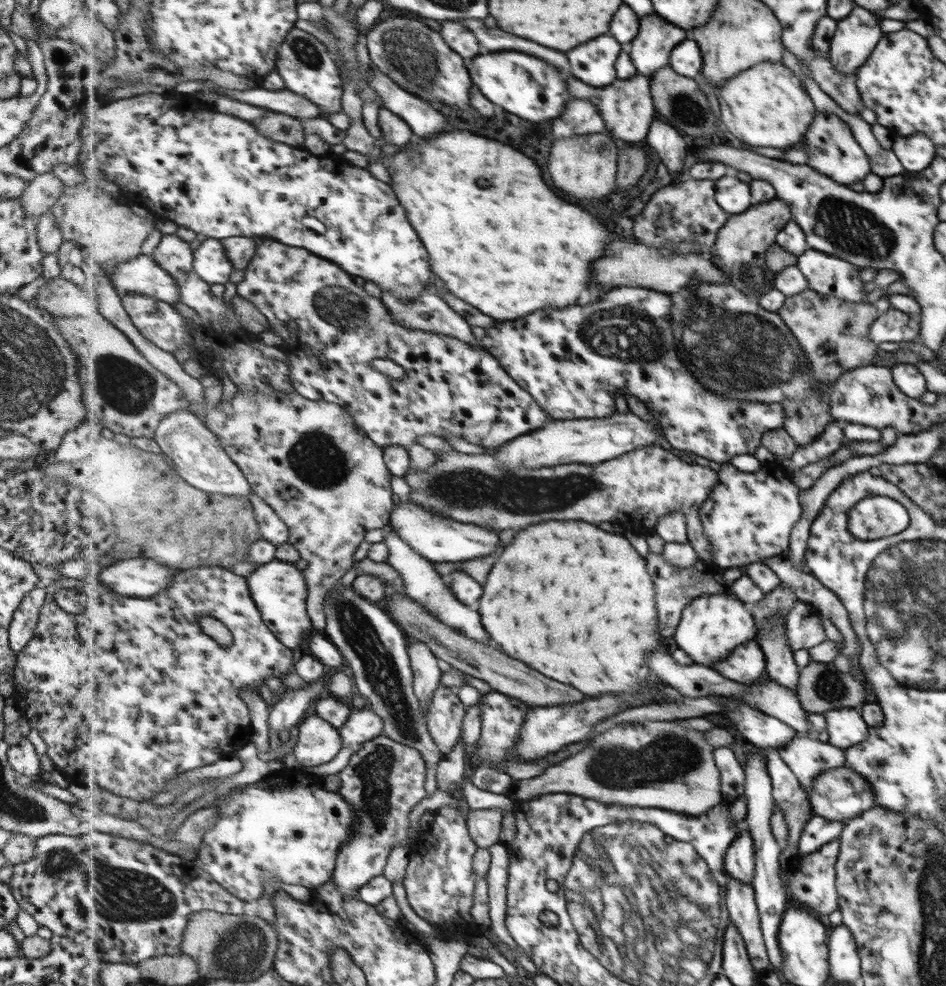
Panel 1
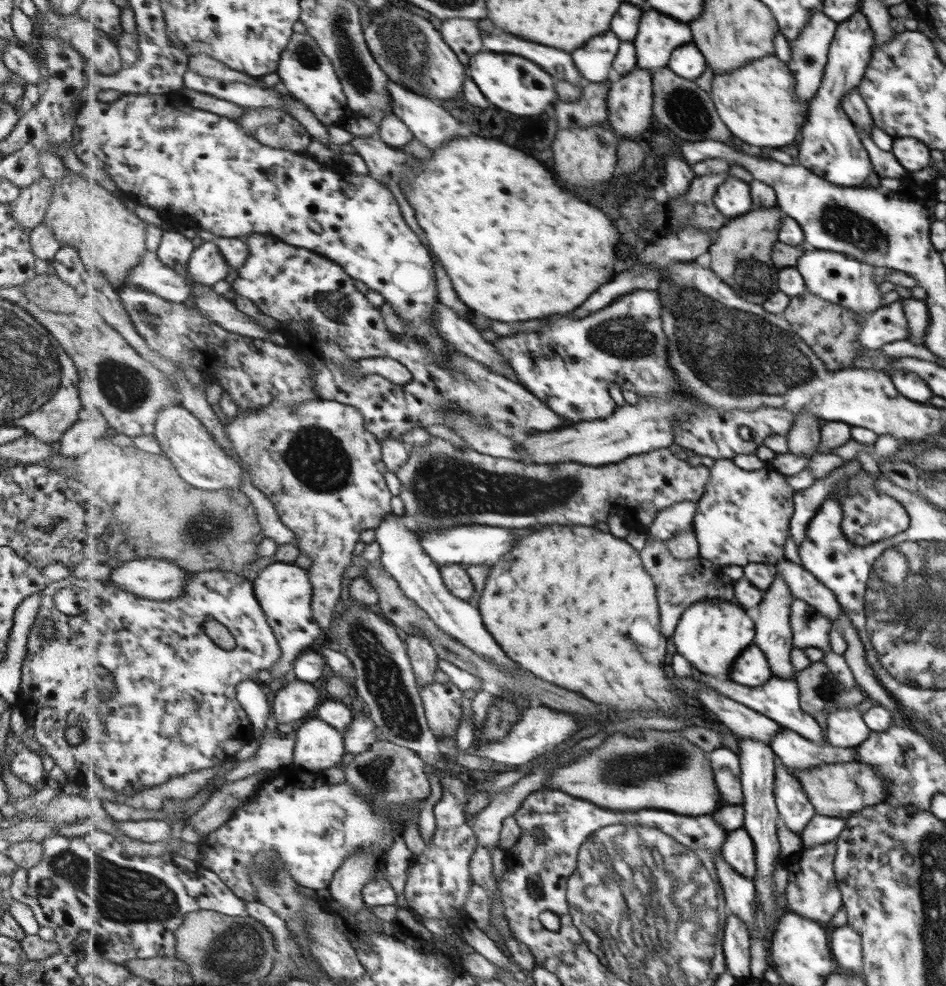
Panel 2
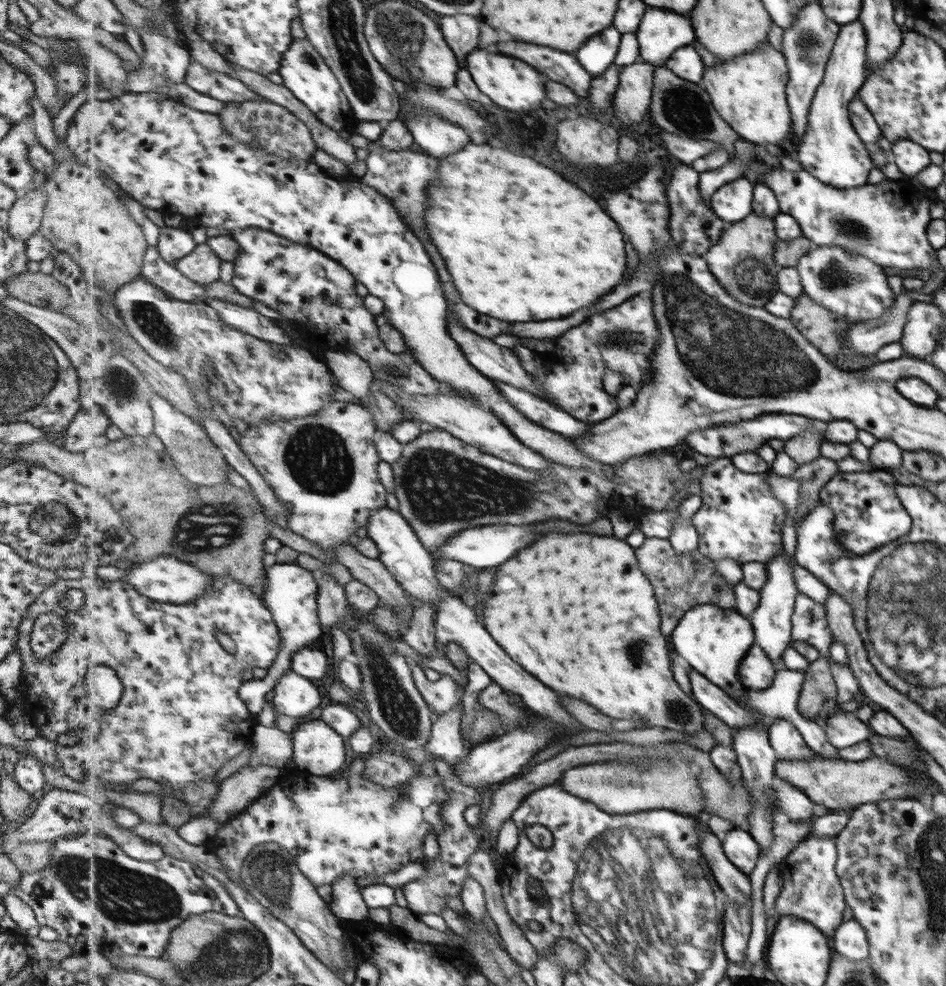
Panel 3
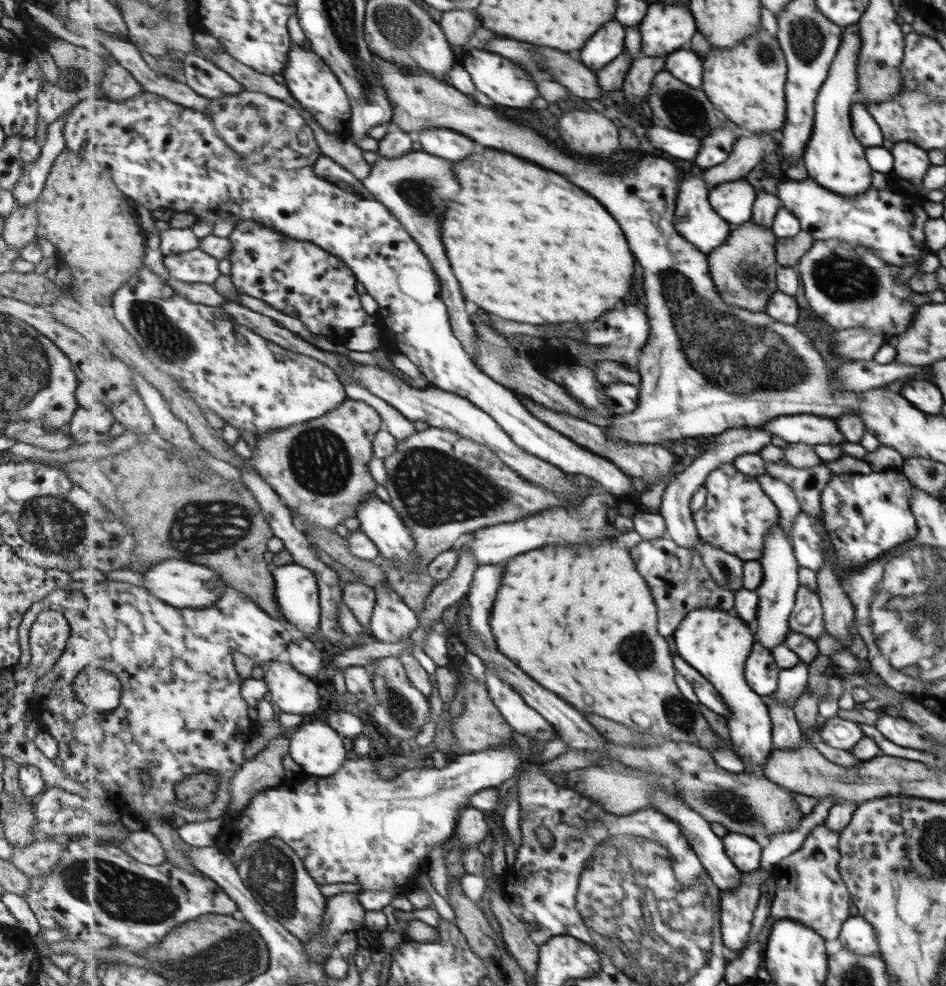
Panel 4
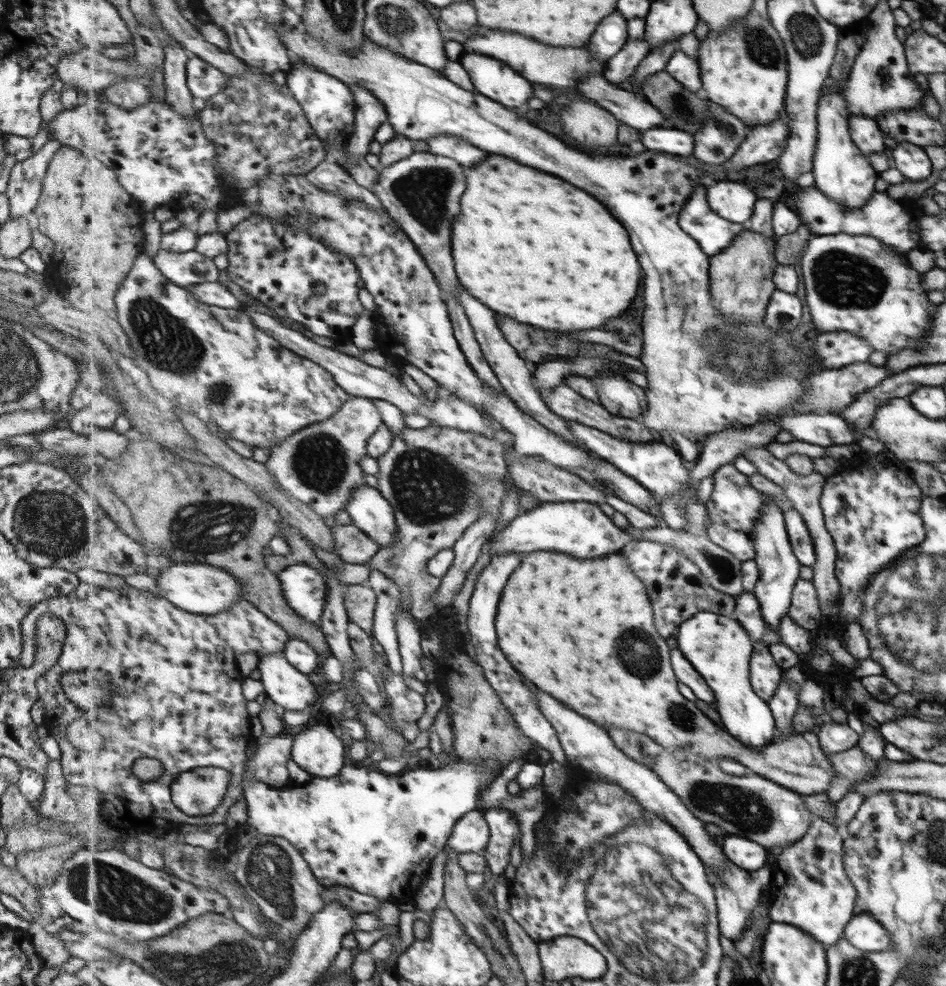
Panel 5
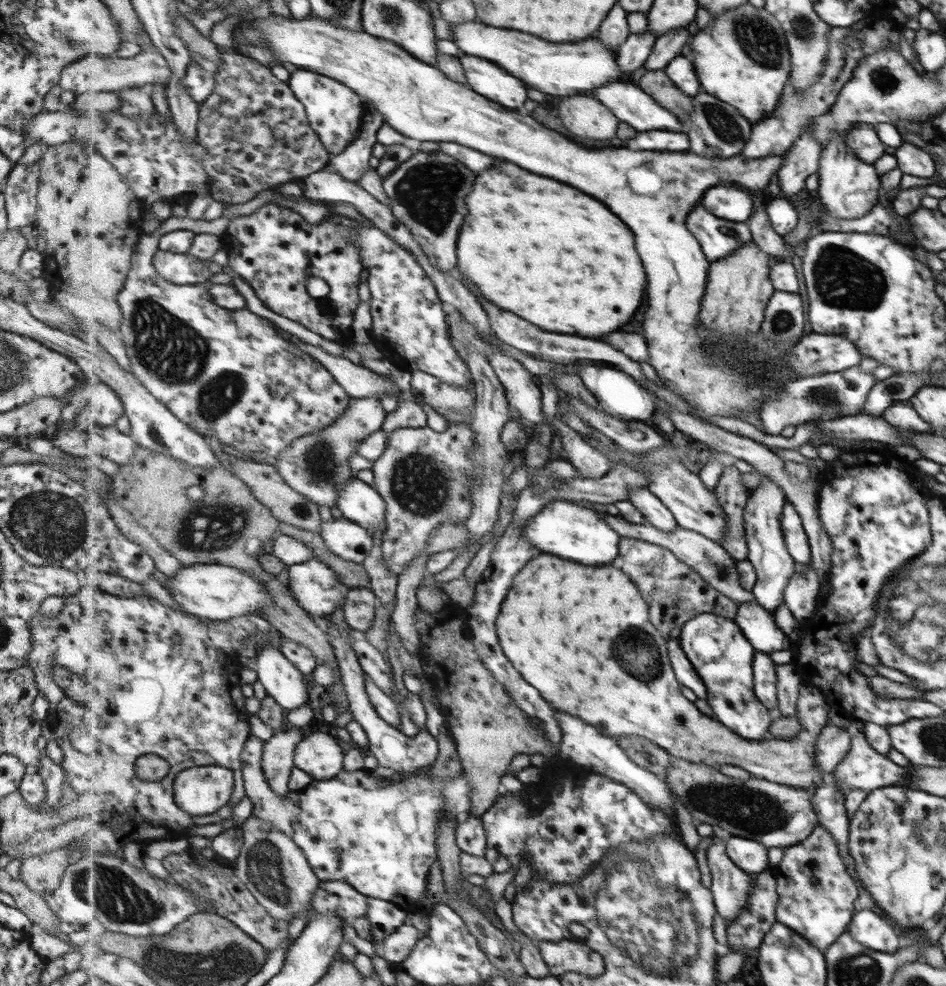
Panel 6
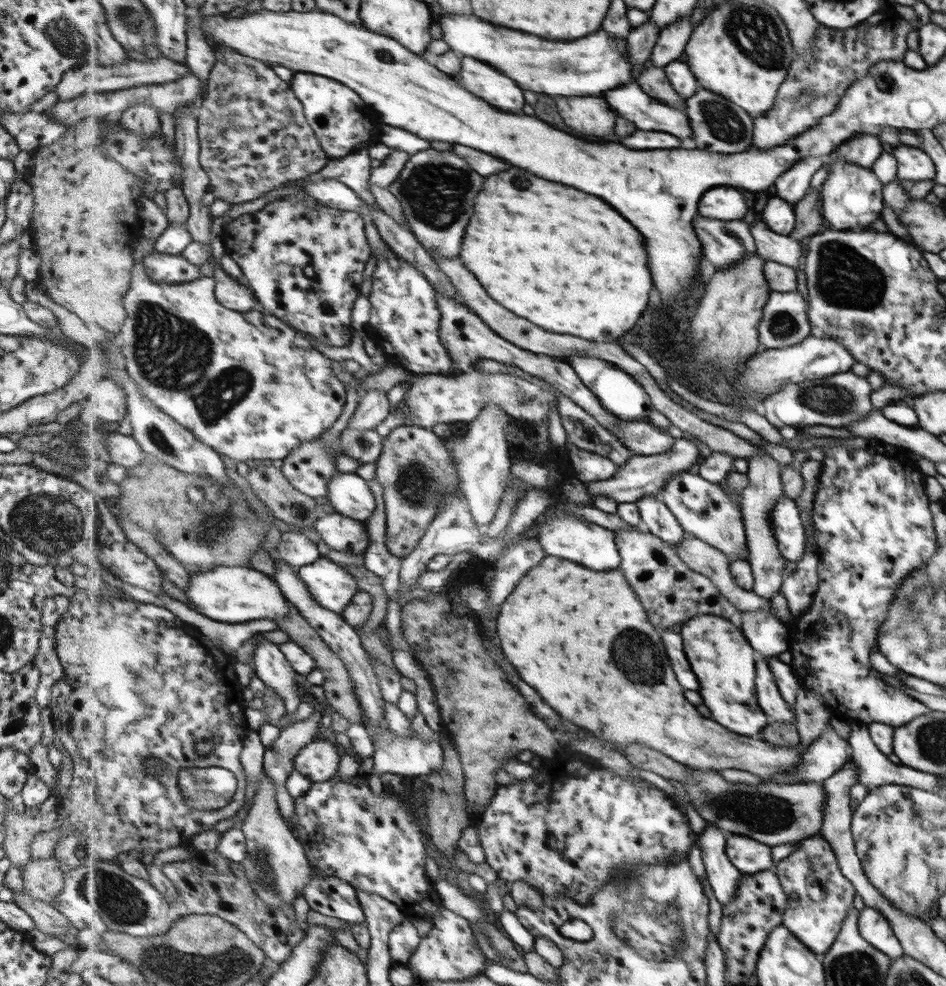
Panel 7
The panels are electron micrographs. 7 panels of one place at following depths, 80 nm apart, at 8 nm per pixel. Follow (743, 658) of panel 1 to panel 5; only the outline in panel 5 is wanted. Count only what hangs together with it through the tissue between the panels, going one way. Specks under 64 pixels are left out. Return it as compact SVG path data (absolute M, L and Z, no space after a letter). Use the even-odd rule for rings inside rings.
M756 642L754 654L751 655L751 686L757 692L758 698L769 703L774 693L779 688L782 679L782 670L774 663L768 647Z

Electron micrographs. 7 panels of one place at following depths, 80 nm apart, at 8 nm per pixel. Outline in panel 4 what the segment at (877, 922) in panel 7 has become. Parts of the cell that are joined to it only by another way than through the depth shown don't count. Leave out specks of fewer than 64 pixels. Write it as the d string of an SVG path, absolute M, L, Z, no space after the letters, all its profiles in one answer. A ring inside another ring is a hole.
M862 916L848 918L838 935L839 944L852 953L863 955L875 954L878 950L874 927Z

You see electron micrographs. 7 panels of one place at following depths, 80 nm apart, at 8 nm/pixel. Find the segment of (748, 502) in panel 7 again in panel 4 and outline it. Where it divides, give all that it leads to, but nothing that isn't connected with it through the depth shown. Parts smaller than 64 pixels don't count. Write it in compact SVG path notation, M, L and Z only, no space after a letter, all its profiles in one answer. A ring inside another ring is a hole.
M779 523L774 524L769 536L765 538L762 557L758 561L761 567L762 579L755 589L755 593L758 596L758 607L756 608L756 620L753 625L756 630L756 641L759 641L761 646L770 651L777 644L784 642L785 633L789 629L788 618L794 605L794 594L800 585L797 574L799 566Z

